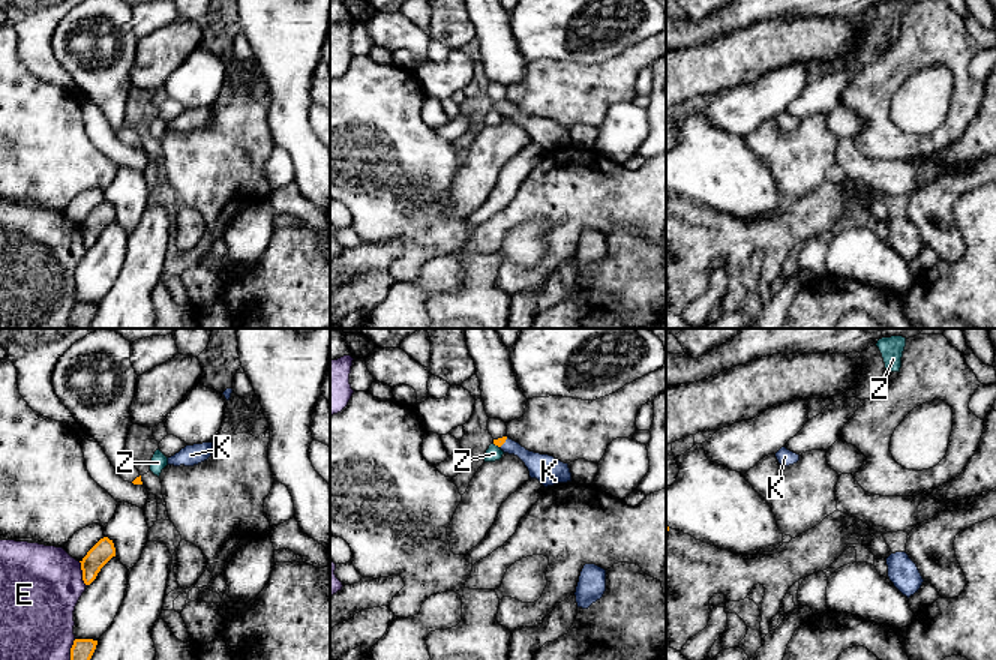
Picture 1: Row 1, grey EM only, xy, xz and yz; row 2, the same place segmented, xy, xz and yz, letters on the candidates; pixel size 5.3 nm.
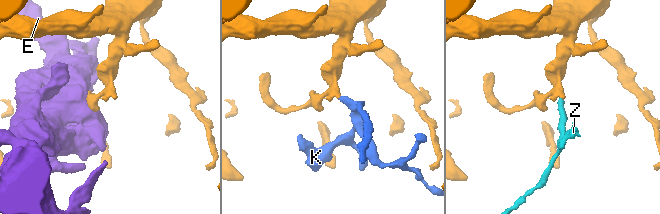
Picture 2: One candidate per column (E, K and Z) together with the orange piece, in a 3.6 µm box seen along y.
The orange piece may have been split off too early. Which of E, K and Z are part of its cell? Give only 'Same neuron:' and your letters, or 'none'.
Same neuron: K

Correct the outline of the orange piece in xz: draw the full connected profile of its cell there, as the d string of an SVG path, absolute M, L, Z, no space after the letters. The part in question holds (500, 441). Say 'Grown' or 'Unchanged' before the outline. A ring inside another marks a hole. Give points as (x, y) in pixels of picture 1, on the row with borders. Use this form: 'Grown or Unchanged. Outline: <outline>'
Grown. Outline: M508 436L494 440L494 444L504 453L518 456L528 468L530 477L537 478L544 488L572 482L568 464L554 456L530 452Z

